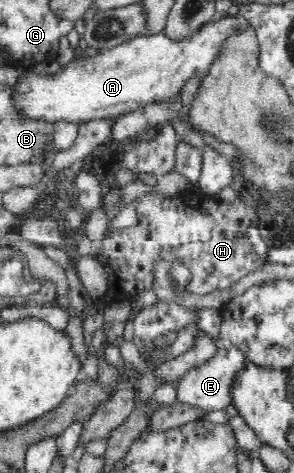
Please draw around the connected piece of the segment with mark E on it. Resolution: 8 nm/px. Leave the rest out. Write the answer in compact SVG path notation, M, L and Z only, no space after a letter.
M219 336L213 338L213 344L215 344L216 350L206 362L190 368L184 378L173 383L177 400L194 407L202 407L208 412L224 410L226 406L232 404L232 386L234 386L238 374L248 366L246 351L242 351L236 343Z

